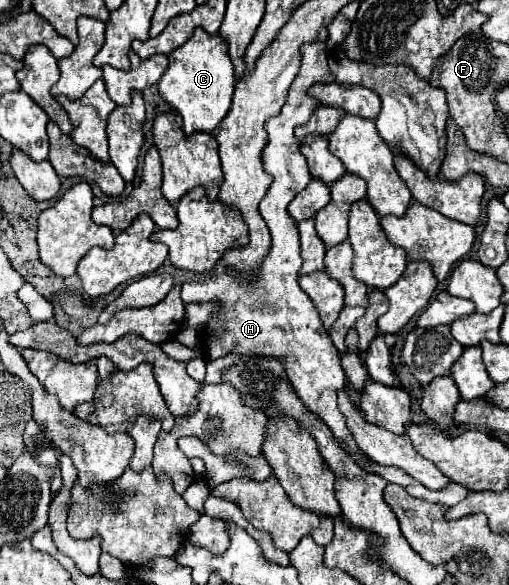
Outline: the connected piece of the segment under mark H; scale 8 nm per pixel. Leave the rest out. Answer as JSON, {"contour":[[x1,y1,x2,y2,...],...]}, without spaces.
{"contour":[[323,42,305,44,301,48,301,54,303,54,301,68,291,84,287,100,281,112,269,118,265,126,267,146,263,148,263,170,267,170,267,174,273,176,273,182,259,204,259,212,271,230,271,252,263,262,261,268,263,274,255,280,255,284,245,286,243,282,237,282,237,278,233,278,227,270,223,270,221,274,213,274,205,282,183,284,181,298,185,304,203,304,203,302,219,304,219,310,211,316,201,336,203,350,207,354,205,362,217,360,231,352,235,354,257,352,265,356,285,358,287,376,299,400,331,428,333,436,339,442,343,442,351,450,351,454,359,454,361,462,357,464,361,468,367,468,371,460,355,446,355,436,351,434,351,430,347,430,345,418,337,408,337,394,339,390,347,388,347,378,341,368,339,352,335,350,327,330,323,328,323,322,315,306,311,304,309,296,297,284,299,270,301,270,299,232,297,232,297,224,287,214,287,206,297,196,297,192,309,184,311,174,307,168,307,160,299,150,299,142,293,136,293,130,297,126,307,124,307,120,311,118,317,106,317,100,313,100,307,94,307,90,315,82,321,84,333,82,333,74,329,72,327,66,327,54]]}

